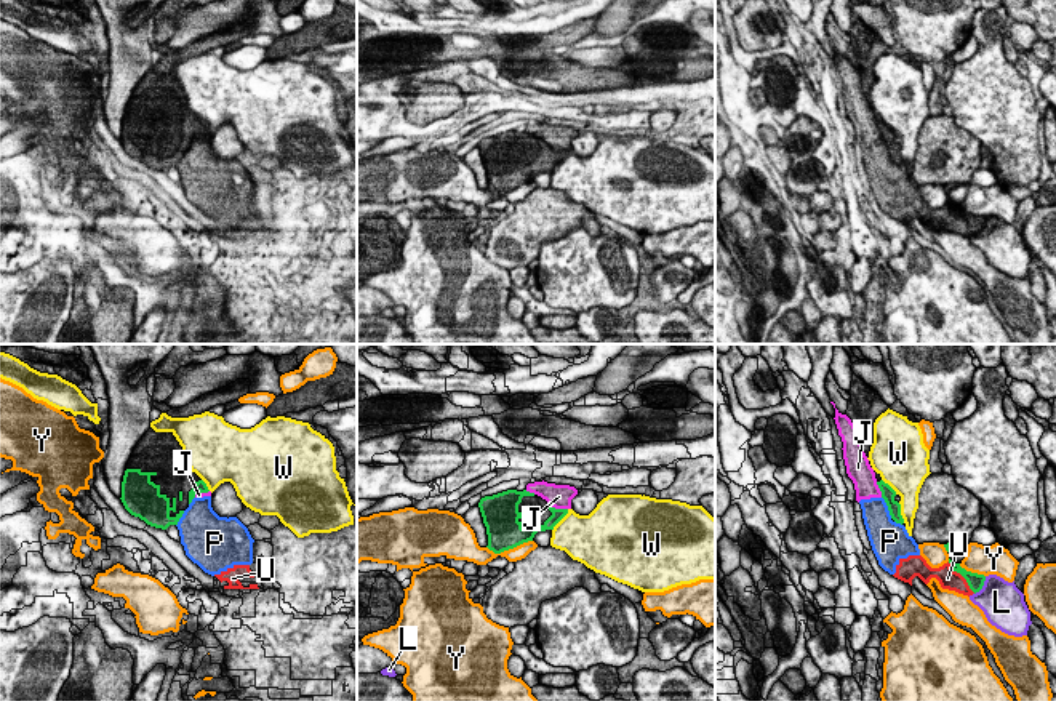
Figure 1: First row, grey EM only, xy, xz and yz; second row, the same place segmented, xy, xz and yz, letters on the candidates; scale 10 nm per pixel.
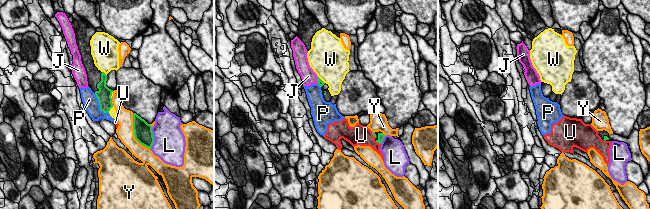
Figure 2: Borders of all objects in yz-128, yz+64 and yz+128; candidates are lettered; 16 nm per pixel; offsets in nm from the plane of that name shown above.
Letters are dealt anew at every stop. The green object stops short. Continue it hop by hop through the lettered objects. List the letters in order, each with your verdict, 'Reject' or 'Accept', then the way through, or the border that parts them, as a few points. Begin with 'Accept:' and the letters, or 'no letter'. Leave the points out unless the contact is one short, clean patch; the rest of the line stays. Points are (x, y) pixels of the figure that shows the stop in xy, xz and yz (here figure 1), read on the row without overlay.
Accept: no letter
J: Reject
L: Reject
P: Reject
U: Reject
W: Reject
Y: Reject

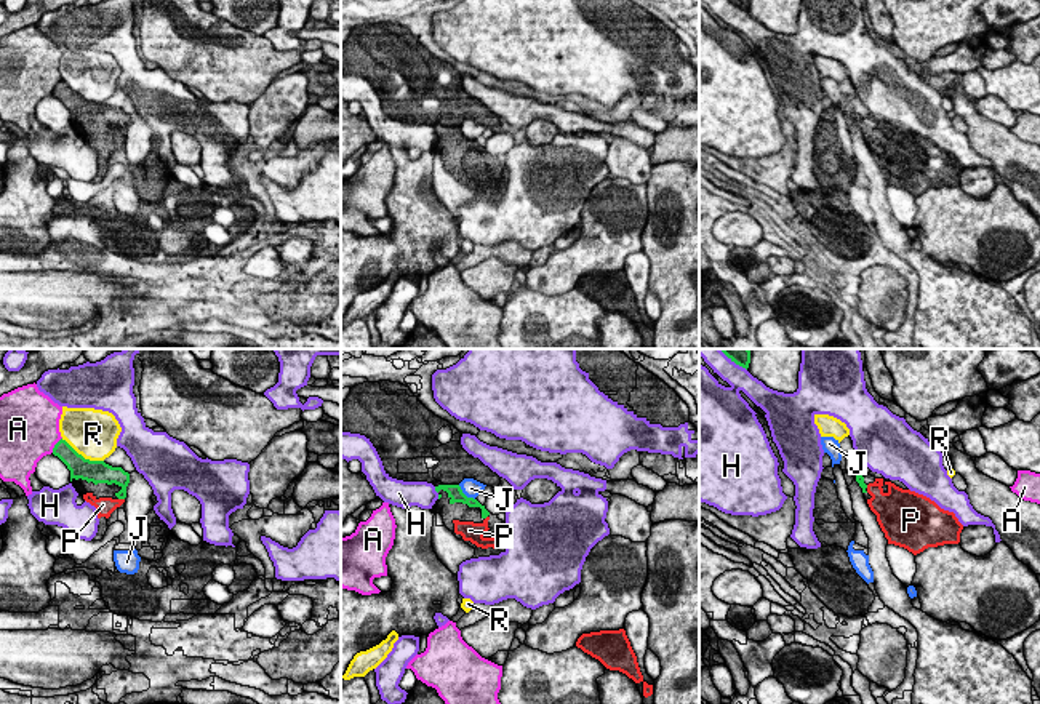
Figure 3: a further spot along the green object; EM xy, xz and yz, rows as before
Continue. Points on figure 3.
Accept: P
A: Reject
H: Reject
J: Reject
P: Accept
R: Reject

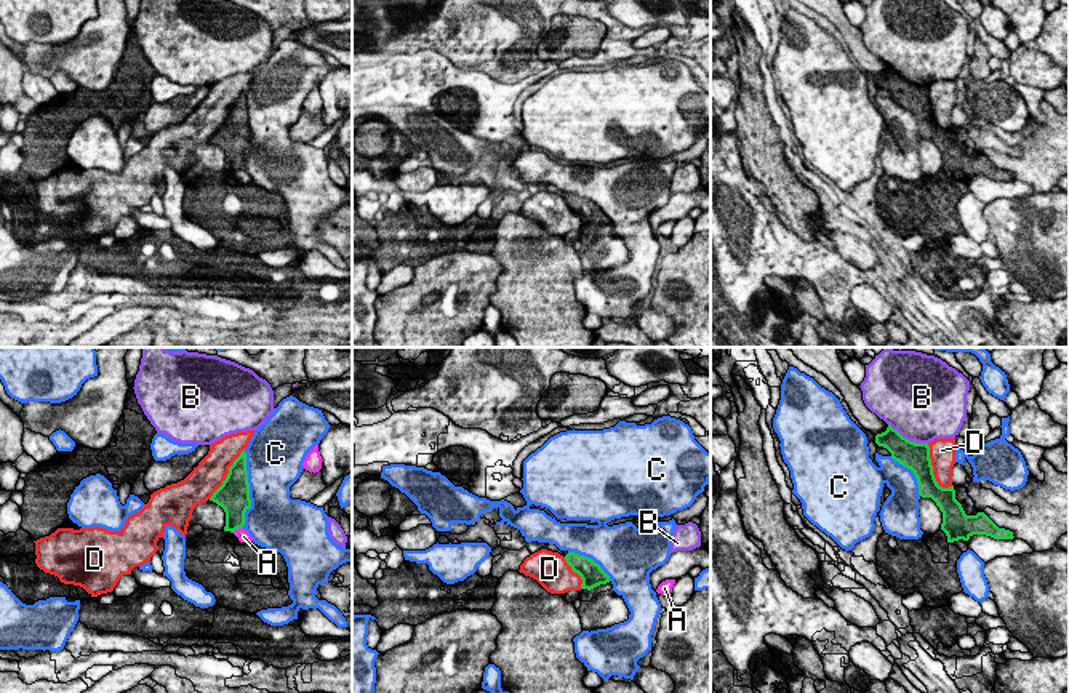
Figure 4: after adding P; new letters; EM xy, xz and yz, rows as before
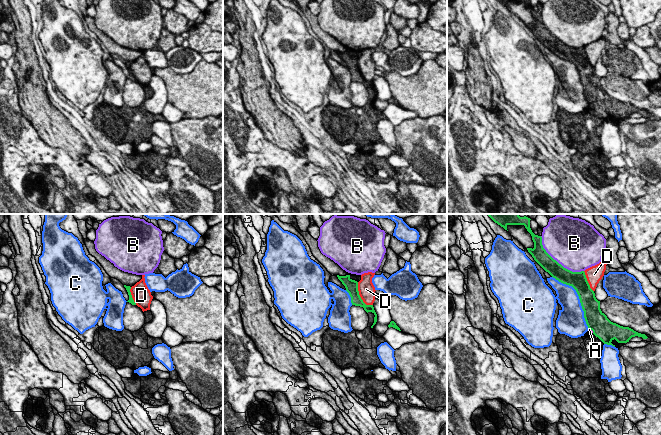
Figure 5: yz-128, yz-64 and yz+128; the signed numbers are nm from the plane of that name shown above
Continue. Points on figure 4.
Accept: no letter
A: Reject
B: Reject
C: Reject
D: Reject

